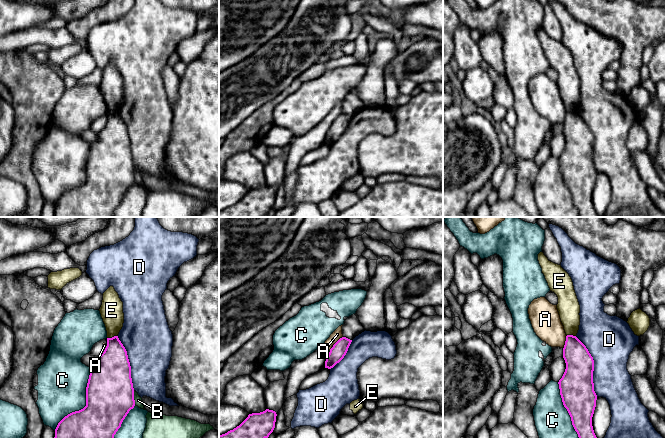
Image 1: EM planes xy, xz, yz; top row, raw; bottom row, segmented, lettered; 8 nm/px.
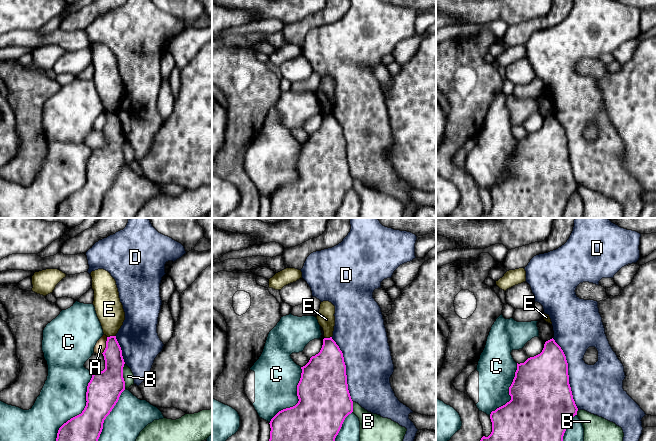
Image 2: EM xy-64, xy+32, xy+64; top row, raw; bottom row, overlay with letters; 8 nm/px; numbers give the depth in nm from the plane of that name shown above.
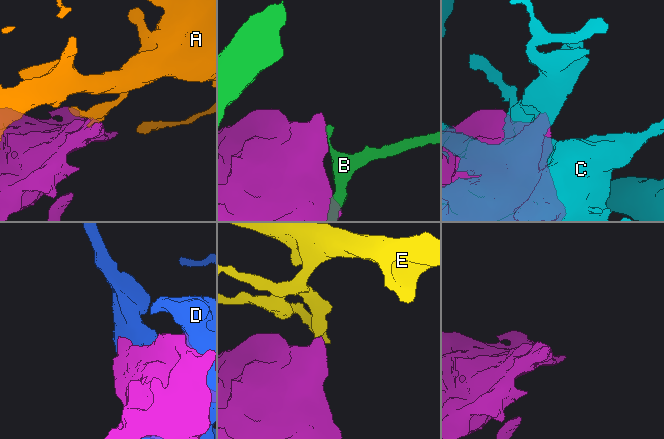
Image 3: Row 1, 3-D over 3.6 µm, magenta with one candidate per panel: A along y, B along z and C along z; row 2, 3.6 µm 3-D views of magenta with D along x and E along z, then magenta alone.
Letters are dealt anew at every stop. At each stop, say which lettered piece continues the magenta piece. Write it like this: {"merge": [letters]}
{"merge": []}

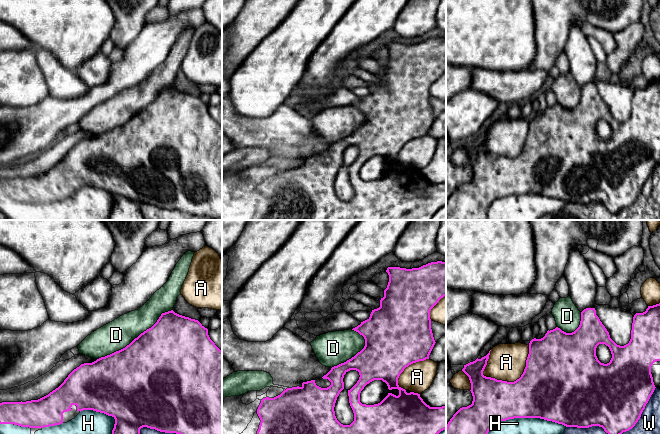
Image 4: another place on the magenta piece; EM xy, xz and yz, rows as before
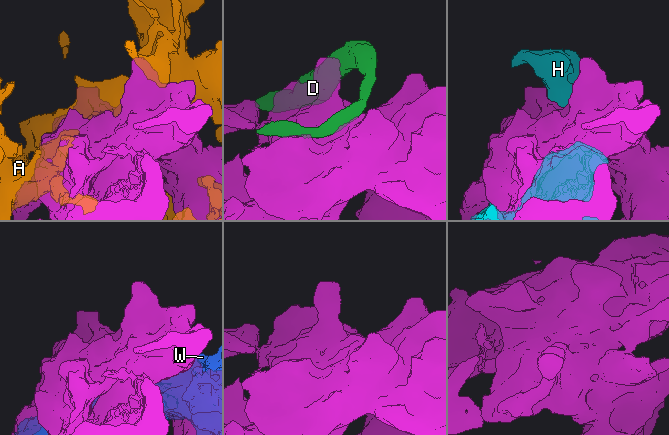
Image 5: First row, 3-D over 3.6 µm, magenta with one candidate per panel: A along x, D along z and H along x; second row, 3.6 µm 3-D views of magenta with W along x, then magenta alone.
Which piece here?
{"merge": ["D"]}

